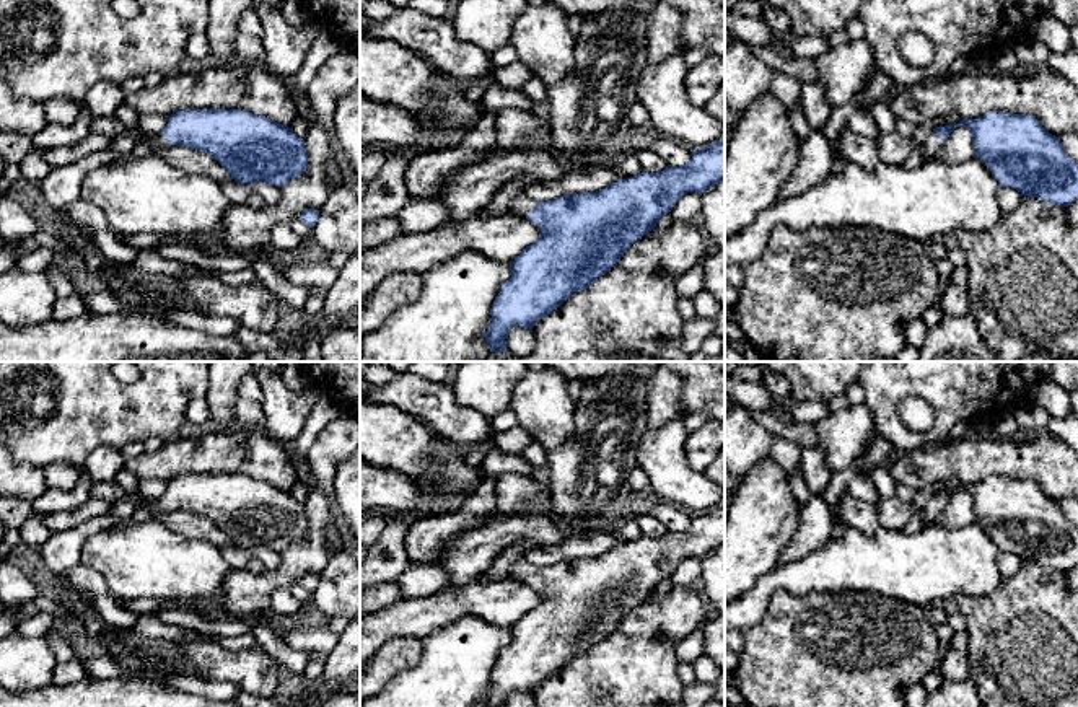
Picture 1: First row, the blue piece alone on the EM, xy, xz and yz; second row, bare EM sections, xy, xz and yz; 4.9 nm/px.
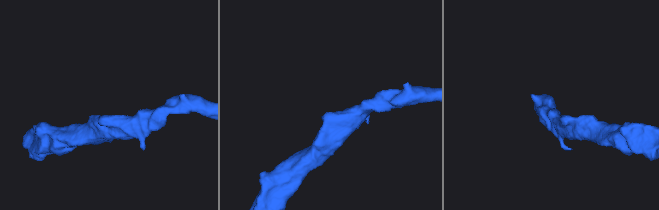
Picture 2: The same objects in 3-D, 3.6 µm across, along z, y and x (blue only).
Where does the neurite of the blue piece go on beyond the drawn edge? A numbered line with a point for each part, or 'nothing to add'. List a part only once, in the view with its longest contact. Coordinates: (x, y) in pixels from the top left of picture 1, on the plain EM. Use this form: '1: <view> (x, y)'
1: xy (157, 505)

